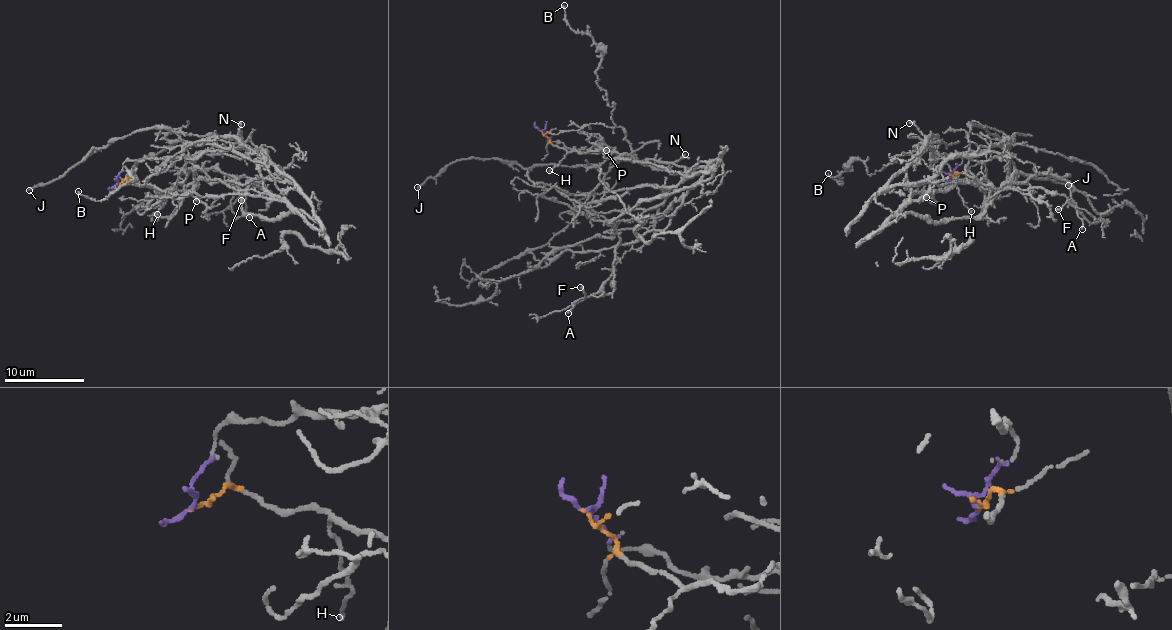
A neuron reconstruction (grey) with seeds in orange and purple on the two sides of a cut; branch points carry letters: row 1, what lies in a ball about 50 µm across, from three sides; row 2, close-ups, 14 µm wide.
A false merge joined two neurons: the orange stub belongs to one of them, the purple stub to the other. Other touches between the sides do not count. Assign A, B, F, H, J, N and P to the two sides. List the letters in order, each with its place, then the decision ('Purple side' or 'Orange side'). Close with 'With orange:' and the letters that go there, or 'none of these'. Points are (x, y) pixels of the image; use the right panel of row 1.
A: Place: (1082, 229). Orange side
B: Place: (828, 173). Purple side
F: Place: (1058, 209). Orange side
H: Place: (971, 211). Orange side
J: Place: (1068, 185). Orange side
N: Place: (909, 123). Purple side
P: Place: (926, 197). Orange side
With orange: A, F, H, J, P

